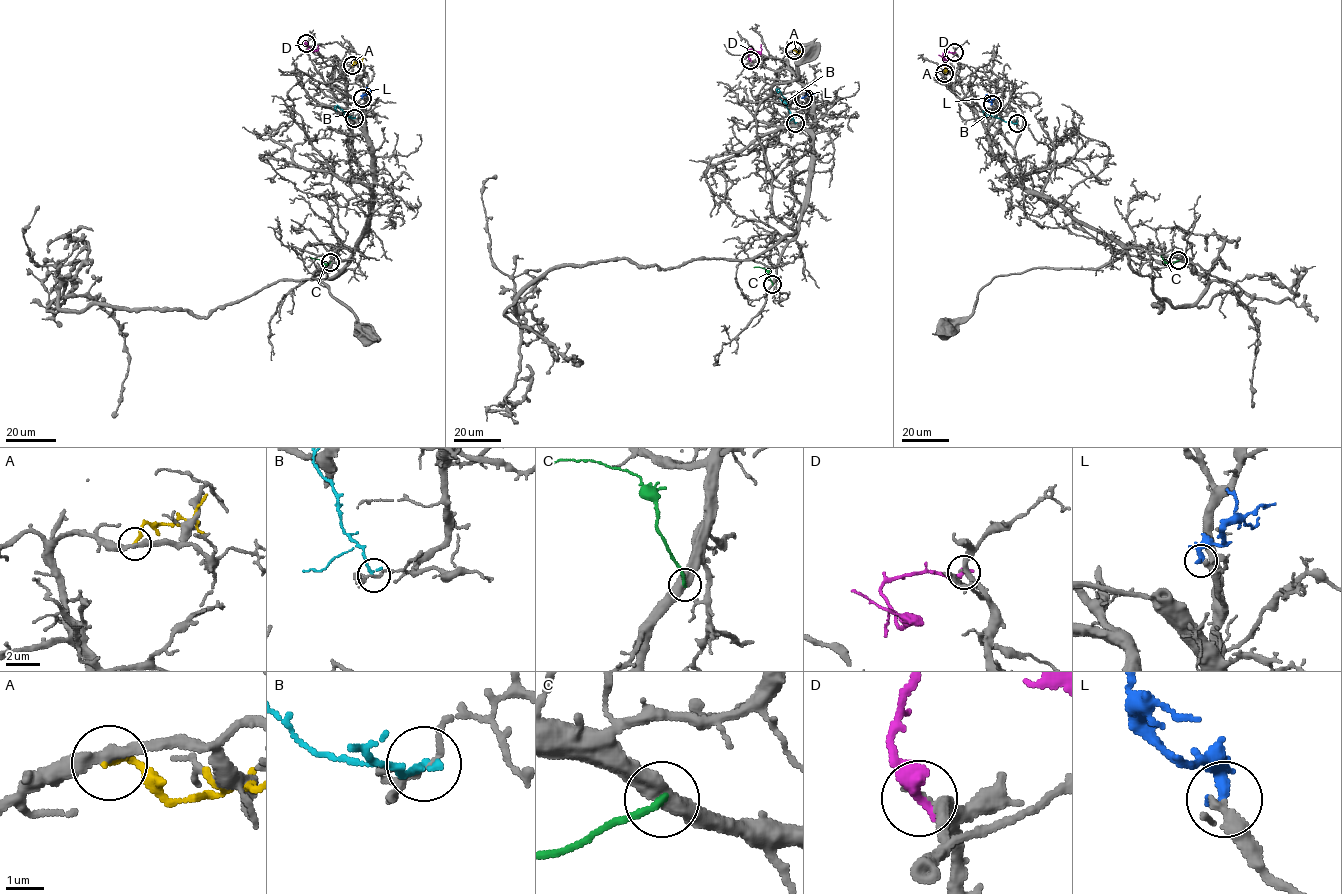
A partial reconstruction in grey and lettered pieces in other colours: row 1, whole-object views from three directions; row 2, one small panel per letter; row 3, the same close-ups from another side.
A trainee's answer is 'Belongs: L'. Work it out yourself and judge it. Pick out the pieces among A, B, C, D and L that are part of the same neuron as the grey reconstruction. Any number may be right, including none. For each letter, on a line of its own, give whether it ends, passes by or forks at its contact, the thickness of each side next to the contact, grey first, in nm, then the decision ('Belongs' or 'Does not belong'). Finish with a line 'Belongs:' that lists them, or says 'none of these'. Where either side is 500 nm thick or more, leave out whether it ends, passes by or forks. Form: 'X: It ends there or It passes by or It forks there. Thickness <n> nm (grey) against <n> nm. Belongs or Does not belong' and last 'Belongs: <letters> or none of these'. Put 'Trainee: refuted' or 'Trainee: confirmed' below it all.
A: It ends there. Thickness 300 nm (grey) against 190 nm. Does not belong
B: It ends there. Thickness 130 nm (grey) against 200 nm. Does not belong
C: Thickness 500 nm (grey) against 200 nm. Does not belong
D: It ends there. Thickness 240 nm (grey) against 420 nm. Does not belong
L: It ends there. Thickness 180 nm (grey) against 360 nm. Belongs
Belongs: L
Trainee: confirmed

